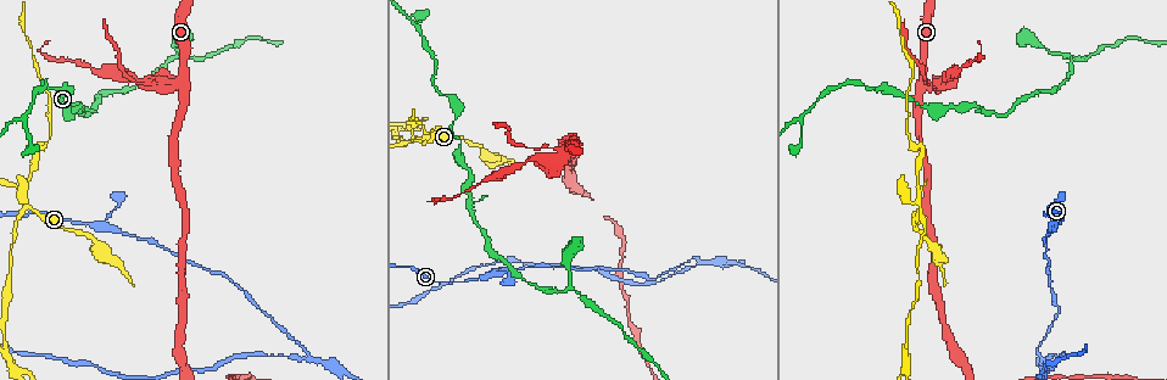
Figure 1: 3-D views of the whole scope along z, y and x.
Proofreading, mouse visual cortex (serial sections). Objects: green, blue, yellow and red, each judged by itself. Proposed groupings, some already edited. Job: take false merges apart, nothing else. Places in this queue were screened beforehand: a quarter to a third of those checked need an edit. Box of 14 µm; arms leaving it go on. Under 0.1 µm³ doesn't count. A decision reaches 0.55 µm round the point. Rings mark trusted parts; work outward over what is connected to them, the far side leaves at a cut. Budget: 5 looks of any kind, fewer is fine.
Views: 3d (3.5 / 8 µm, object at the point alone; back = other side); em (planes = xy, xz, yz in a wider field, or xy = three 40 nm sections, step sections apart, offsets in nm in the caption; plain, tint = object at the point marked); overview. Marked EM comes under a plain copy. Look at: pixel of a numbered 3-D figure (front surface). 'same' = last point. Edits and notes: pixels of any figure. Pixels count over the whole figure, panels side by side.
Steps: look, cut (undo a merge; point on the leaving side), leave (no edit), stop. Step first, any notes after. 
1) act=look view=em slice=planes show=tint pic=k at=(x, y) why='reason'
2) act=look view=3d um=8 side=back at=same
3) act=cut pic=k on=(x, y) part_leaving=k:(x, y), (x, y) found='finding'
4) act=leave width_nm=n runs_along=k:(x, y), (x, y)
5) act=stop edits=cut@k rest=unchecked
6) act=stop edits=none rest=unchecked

act=look view=3d um=3.5 pic=1 at=(120, 232) why='sudden change in width'

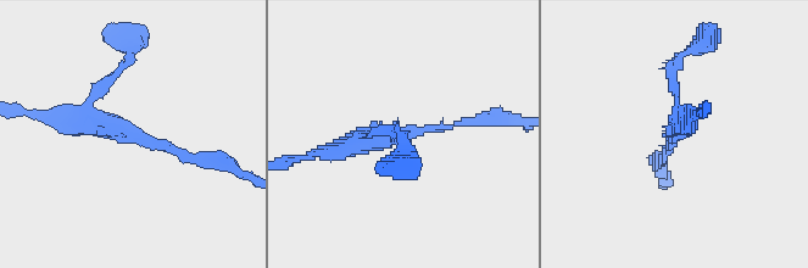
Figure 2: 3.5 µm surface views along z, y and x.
act=look view=em slice=xy step=1 show=tint pic=2 at=(675, 137) arm_widths_nm=100,300

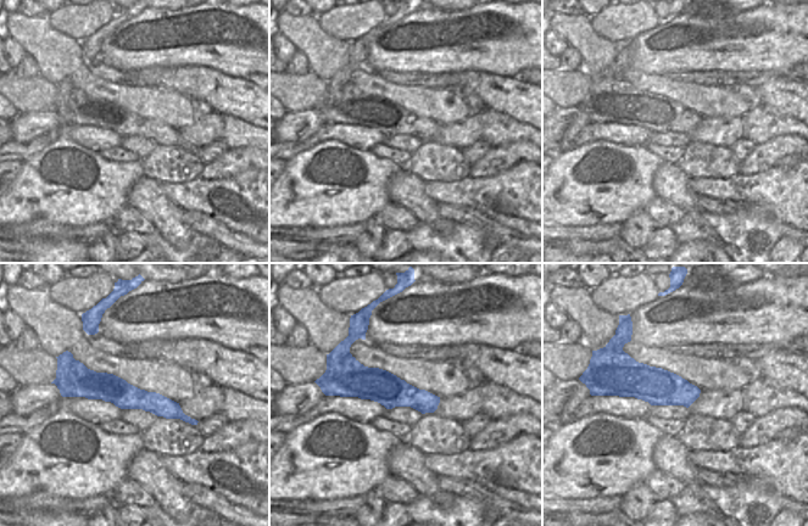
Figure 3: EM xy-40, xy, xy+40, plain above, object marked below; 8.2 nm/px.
act=leave runs_along=2:(66, 116), (189, 157), (211, 157) found='continuous, no second cell'

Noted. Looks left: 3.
act=look view=3d um=3.5 pic=1 at=(1070, 54) why='sharp bend'

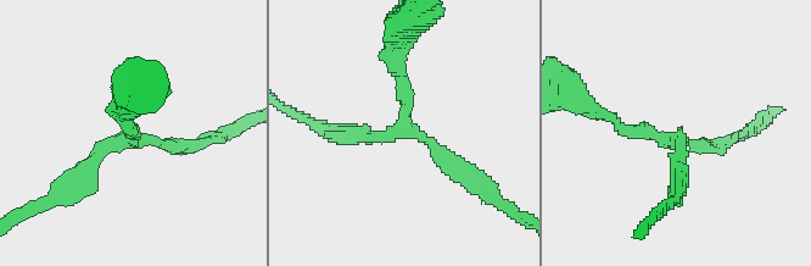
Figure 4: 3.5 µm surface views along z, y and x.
act=leave arms=3 arm_widths_nm=200,200,250 runs_along=4:(675, 193), (678, 140), (607, 117) found='all the same cell'

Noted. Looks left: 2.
act=stop edits=none rest=unchecked

